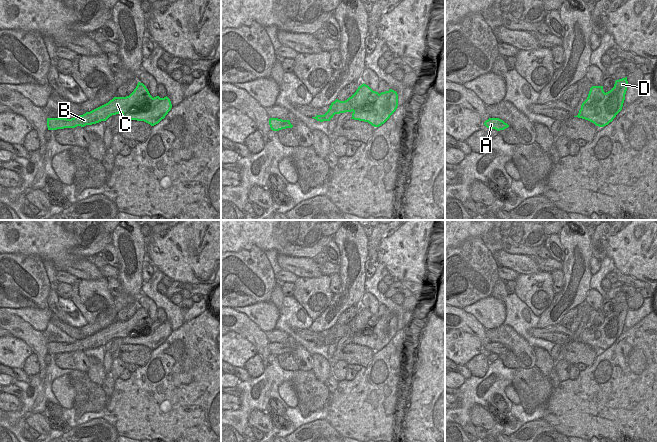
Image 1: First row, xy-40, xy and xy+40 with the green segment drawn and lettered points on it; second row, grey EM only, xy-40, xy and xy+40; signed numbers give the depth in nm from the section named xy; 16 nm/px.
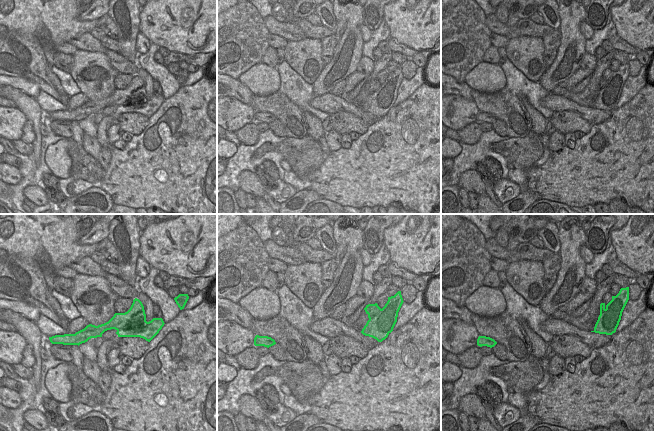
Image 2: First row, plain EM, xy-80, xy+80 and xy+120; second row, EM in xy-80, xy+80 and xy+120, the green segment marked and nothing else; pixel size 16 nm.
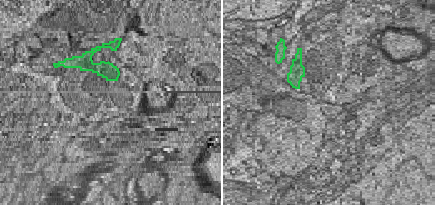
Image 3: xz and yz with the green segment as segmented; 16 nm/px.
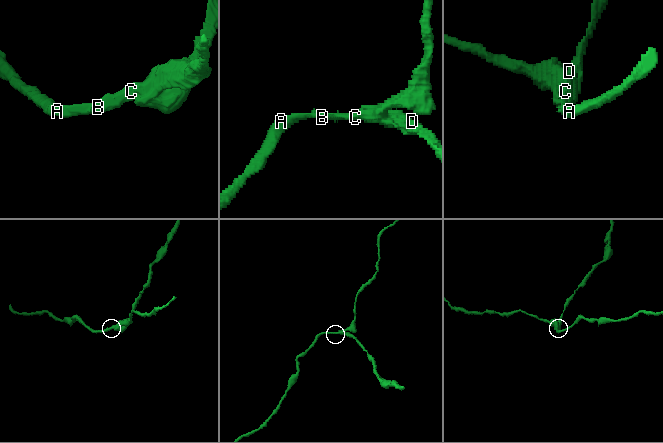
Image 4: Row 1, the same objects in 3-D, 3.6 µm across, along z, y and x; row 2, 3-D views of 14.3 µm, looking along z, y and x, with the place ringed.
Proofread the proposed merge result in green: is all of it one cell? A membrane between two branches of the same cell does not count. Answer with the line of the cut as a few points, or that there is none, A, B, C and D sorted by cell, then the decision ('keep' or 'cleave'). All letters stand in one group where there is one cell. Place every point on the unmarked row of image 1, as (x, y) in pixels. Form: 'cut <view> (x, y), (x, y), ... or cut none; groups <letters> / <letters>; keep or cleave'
cut xy-40 (154, 322), (147, 330), (145, 336), (124, 336), (122, 338); groups A B C / D; cleave

